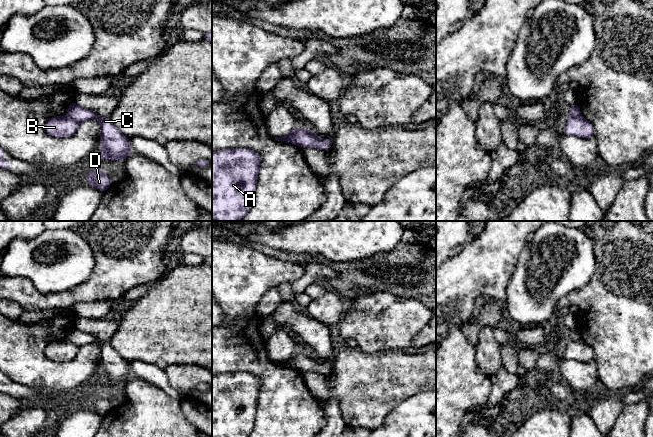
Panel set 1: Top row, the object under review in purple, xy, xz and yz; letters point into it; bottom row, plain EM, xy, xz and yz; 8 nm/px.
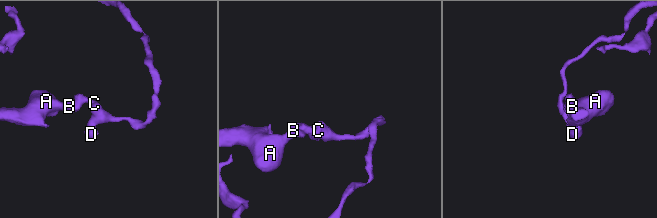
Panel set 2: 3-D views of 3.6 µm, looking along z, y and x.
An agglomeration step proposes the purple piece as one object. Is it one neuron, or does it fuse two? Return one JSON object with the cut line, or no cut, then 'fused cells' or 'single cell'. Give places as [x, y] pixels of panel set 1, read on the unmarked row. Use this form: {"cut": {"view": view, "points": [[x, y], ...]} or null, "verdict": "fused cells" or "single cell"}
{"cut": {"view": "xz", "points": [[298, 351], [294, 359], [295, 368]]}, "verdict": "fused cells"}

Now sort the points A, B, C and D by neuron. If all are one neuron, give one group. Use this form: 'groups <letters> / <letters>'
groups A B / C D

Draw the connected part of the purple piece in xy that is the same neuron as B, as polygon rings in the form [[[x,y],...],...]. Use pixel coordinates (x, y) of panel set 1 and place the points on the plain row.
[[[54,340],[44,348],[45,356],[56,362],[73,360],[79,351],[79,347],[68,340]]]

